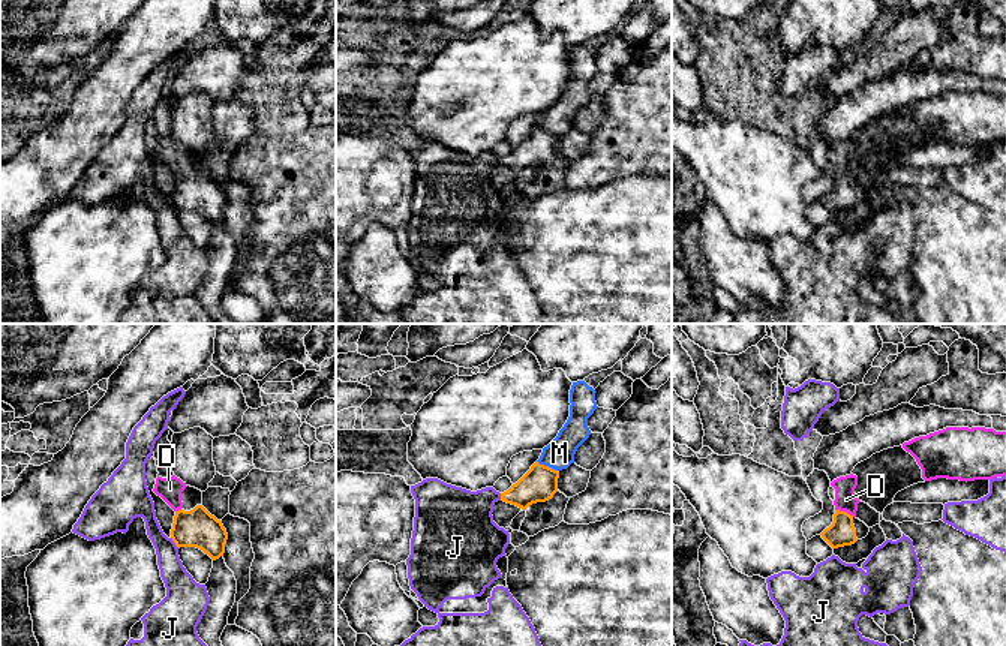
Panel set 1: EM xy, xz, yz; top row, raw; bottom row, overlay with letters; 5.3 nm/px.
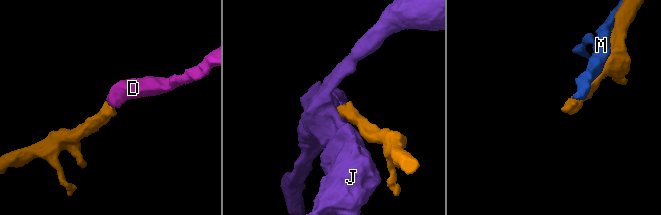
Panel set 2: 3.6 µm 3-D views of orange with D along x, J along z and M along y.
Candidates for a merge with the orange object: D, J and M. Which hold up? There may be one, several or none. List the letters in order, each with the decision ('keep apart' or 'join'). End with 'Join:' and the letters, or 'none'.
D: join
J: keep apart
M: keep apart
Join: D

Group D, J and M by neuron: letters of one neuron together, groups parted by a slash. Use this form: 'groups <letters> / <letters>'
groups D / J / M

